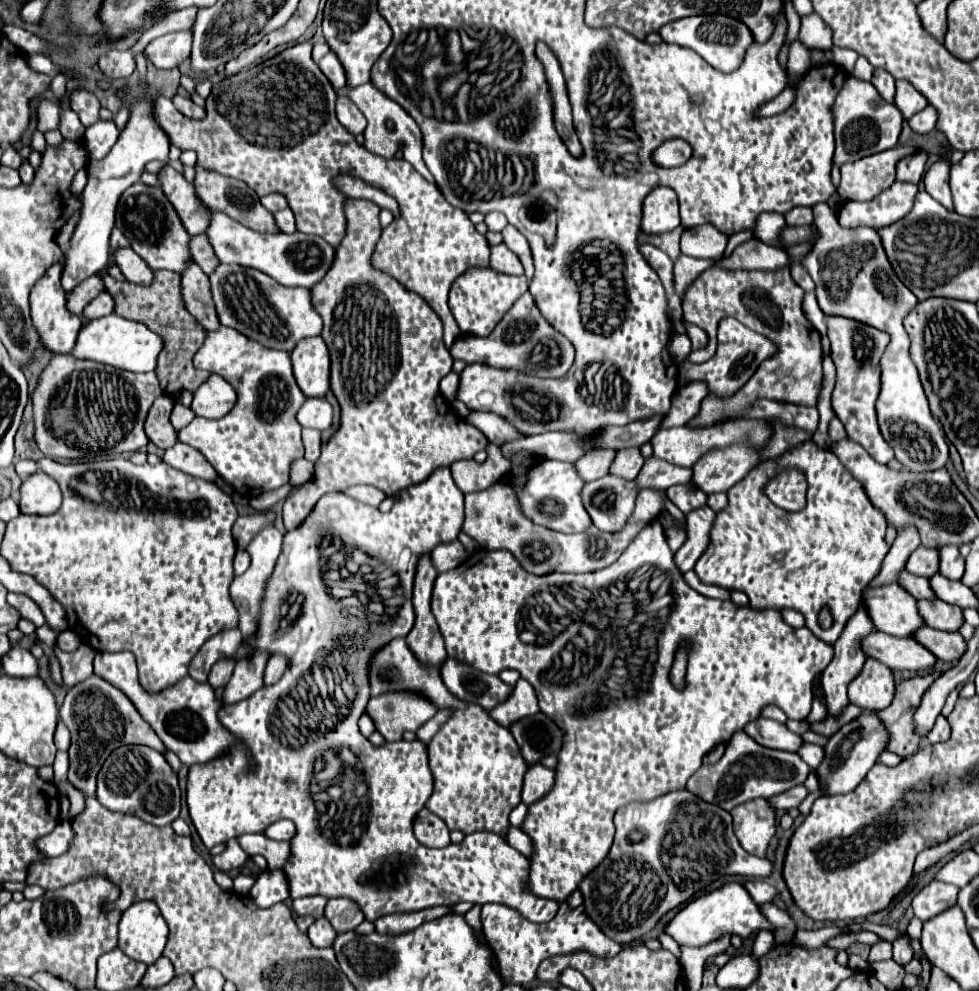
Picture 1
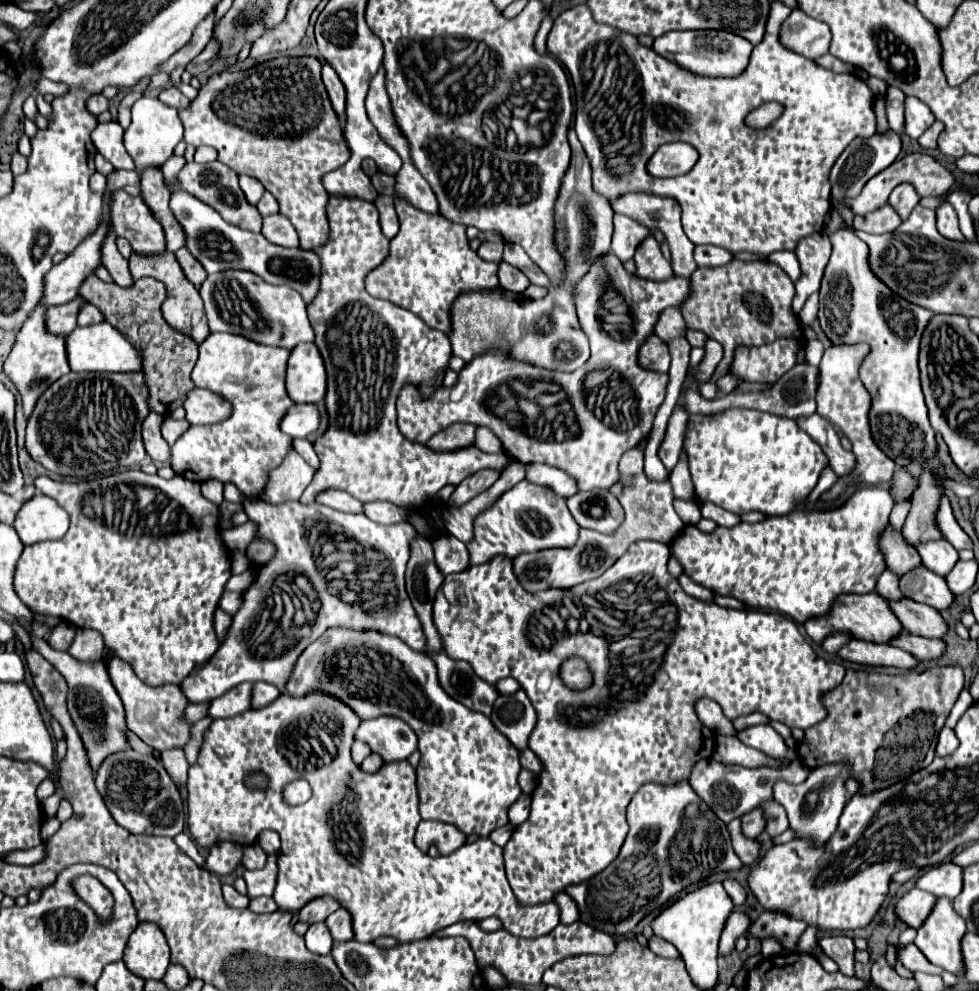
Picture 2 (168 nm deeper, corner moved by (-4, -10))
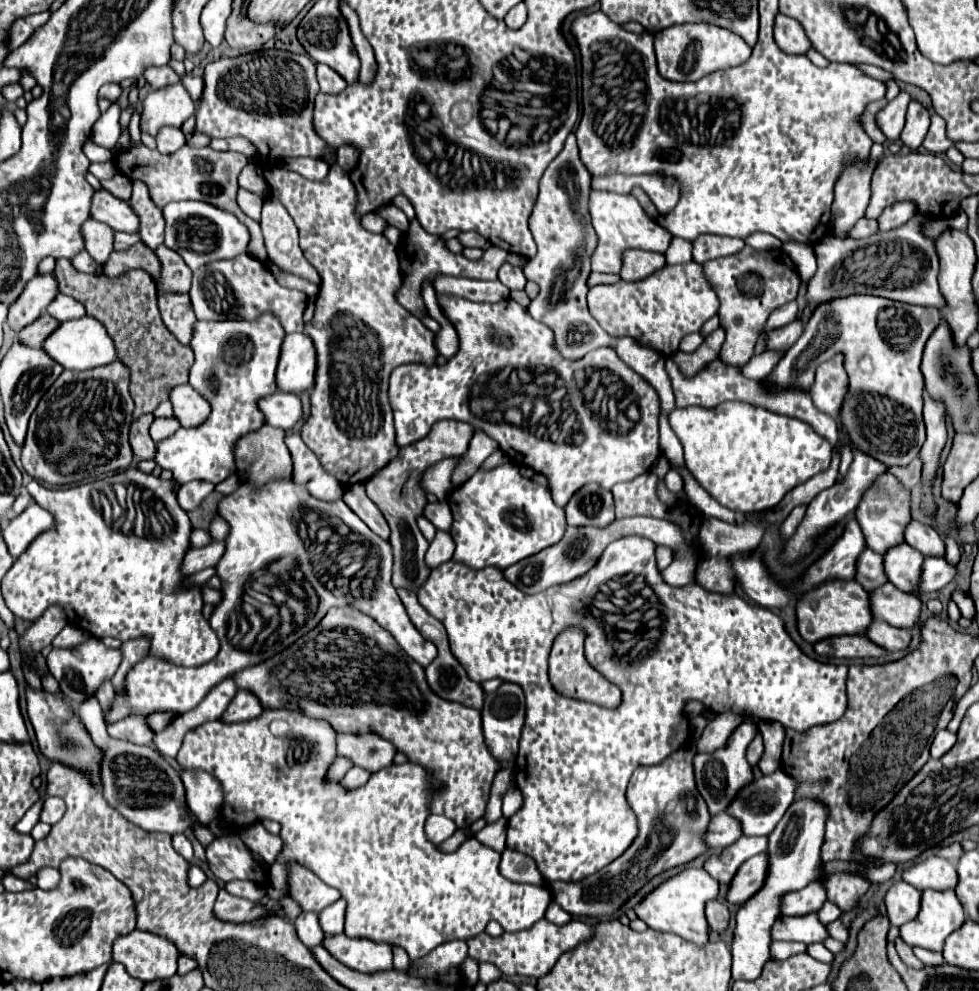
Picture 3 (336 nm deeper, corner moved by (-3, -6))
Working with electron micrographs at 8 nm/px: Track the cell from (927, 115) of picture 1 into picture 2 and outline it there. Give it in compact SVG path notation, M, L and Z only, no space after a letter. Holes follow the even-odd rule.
M936 120L920 138L918 138L918 142L920 142L920 146L922 148L938 148L938 136L940 136L940 132L944 130L944 124L940 122L940 120Z

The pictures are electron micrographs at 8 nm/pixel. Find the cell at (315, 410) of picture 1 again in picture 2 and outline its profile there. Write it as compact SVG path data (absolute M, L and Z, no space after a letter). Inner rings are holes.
M292 404L284 414L280 428L290 438L306 438L316 432L320 424L320 416L314 404Z

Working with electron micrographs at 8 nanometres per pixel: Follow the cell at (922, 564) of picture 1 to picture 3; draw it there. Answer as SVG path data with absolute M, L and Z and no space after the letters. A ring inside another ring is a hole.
M883 474L861 498L857 510L855 510L855 518L865 534L867 546L877 552L877 554L885 554L887 550L895 548L897 544L903 544L903 530L907 528L907 522L911 522L911 514L909 514L909 492L897 482L895 476L891 474Z

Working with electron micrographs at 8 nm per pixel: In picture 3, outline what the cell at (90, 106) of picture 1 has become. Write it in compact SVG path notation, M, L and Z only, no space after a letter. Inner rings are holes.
M105 84L101 90L99 90L99 98L107 98L109 102L115 102L121 94L121 88L119 84Z

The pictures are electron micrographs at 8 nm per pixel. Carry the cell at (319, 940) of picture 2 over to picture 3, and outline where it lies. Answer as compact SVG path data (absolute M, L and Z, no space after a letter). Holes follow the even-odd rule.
M303 912L297 920L295 920L295 928L299 934L299 940L307 946L307 948L315 948L323 944L323 930L319 926L319 916L315 912Z

